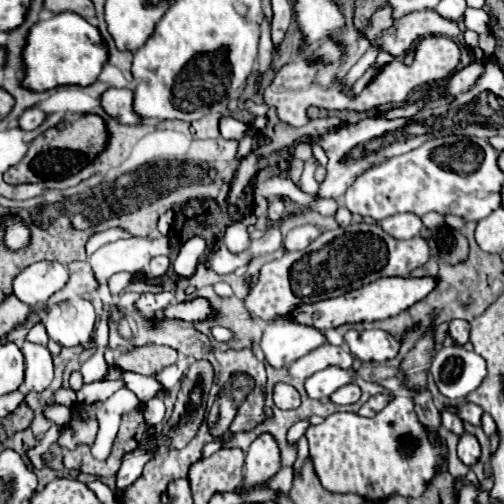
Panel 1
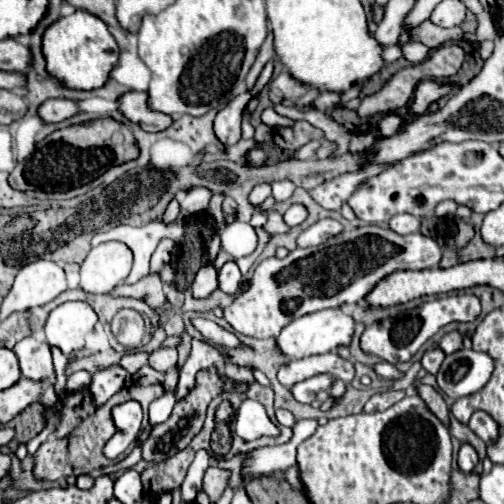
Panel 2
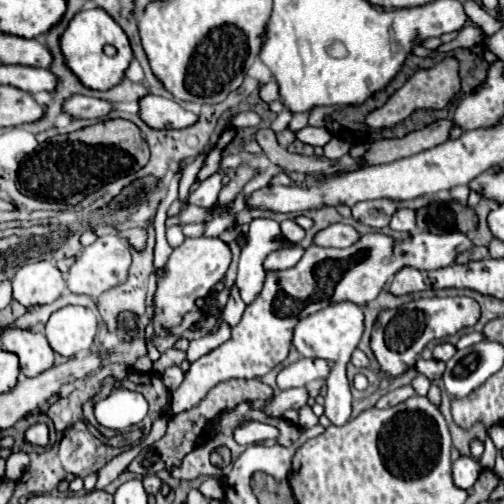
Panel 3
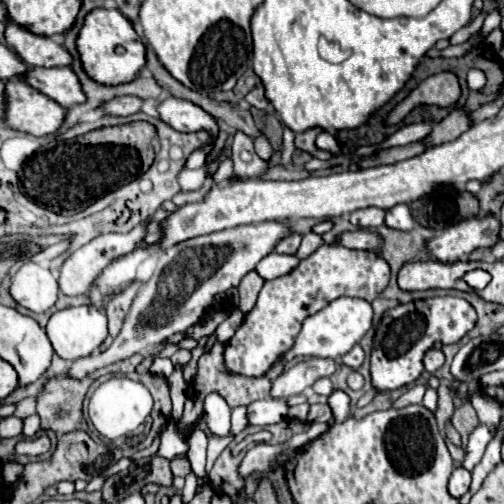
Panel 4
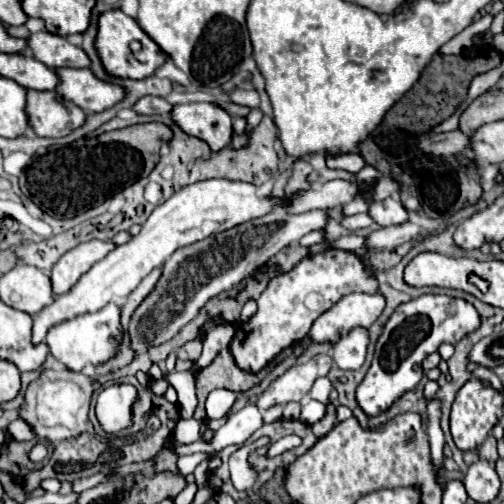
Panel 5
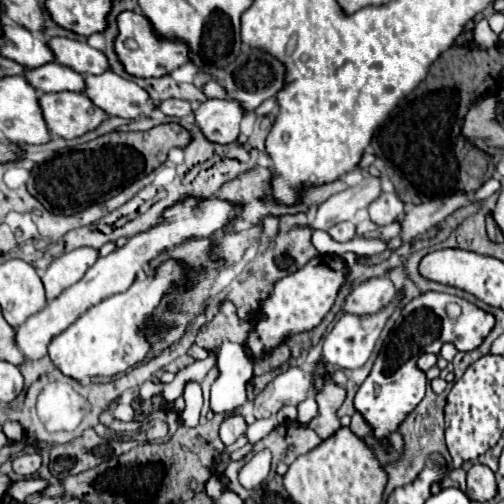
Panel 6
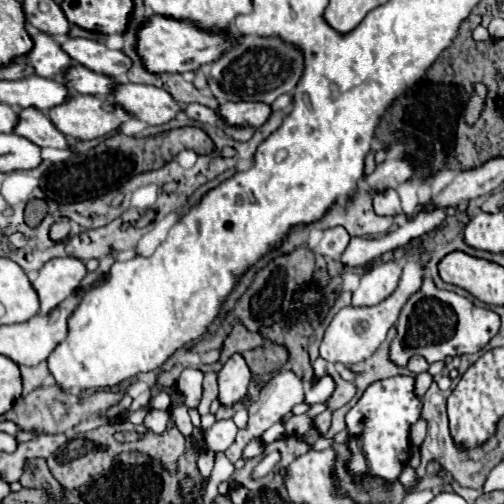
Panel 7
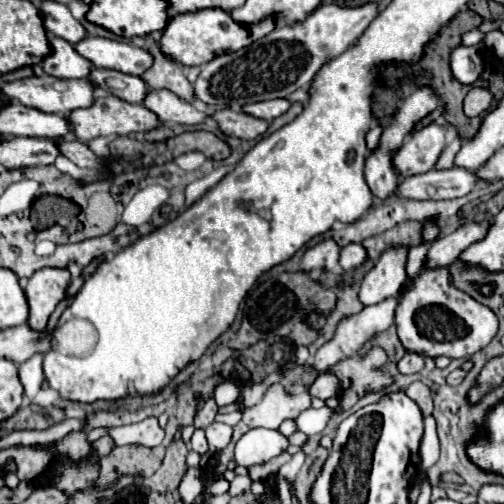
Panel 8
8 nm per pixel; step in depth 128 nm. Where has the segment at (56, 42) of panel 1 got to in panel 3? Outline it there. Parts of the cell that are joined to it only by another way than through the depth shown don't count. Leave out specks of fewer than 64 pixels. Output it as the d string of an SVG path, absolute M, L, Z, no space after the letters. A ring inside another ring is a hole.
M102 8L78 12L60 36L60 50L64 52L64 64L68 64L68 68L72 68L72 74L76 74L76 78L92 90L110 90L116 86L124 78L124 72L132 60L132 48L124 30ZM106 44L112 44L116 48L114 56L104 54Z

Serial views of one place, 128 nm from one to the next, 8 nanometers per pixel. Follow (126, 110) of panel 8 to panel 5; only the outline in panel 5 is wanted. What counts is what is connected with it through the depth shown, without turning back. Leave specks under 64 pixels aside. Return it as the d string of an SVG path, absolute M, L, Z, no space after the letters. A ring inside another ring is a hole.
M26 88L28 126L36 136L66 136L84 124L86 114L56 92L32 92Z

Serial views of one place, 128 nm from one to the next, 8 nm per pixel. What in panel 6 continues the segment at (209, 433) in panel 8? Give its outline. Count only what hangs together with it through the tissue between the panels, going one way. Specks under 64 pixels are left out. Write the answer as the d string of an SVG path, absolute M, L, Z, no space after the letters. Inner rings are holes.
M236 414L236 416L232 416L232 418L228 418L228 420L222 422L222 426L220 426L220 438L222 438L222 442L226 446L230 446L242 434L246 434L246 430L248 430L248 424L246 424L244 416L242 414Z

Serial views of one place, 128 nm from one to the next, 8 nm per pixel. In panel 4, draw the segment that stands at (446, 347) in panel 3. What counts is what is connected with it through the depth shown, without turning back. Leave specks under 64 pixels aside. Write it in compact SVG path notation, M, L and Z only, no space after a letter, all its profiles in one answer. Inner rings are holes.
M428 350L426 356L424 356L424 366L426 366L426 372L436 372L440 366L444 364L444 352L442 350Z

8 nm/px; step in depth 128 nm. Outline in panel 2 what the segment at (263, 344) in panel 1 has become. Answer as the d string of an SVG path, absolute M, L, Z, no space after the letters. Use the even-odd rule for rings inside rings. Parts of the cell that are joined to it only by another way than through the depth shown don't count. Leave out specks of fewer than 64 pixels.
M330 308L330 310L312 312L308 316L300 316L300 318L292 320L288 326L282 328L280 336L276 338L276 346L284 356L296 360L296 358L312 356L312 354L332 352L340 344L350 346L352 334L354 334L354 320L348 314L344 314L340 308Z

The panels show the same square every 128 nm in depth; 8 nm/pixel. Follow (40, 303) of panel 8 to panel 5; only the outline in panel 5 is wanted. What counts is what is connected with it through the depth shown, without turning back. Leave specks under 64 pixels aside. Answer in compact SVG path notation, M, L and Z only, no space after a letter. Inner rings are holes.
M90 240L68 250L52 268L54 294L66 294L82 274L86 274L98 260L102 260L116 244L112 240Z

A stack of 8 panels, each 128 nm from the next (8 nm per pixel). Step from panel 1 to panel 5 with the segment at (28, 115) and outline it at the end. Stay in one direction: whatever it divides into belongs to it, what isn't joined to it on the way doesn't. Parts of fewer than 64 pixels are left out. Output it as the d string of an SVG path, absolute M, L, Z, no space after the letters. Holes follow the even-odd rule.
M144 96L132 106L132 110L138 114L166 114L172 110L172 104L158 96Z

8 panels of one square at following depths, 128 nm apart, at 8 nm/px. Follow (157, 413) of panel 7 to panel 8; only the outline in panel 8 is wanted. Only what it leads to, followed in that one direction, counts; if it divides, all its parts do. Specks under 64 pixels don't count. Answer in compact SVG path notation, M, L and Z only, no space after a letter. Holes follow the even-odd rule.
M150 416L142 422L118 426L110 430L110 436L114 438L116 446L124 444L144 444L144 446L158 446L162 442L162 428L158 424L158 418Z

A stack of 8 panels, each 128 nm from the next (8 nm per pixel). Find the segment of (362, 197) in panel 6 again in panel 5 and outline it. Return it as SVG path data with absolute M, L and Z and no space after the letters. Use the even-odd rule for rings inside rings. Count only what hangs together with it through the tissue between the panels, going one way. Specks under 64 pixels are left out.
M274 210L262 218L244 222L228 232L208 236L196 244L178 248L164 264L162 274L152 288L152 292L134 310L128 326L130 348L138 356L148 346L158 346L174 338L190 320L194 320L200 308L220 292L226 292L248 278L256 268L264 266L276 252L288 244L296 244L304 234L320 230L328 220L326 210L312 210L304 214L288 214L284 210Z

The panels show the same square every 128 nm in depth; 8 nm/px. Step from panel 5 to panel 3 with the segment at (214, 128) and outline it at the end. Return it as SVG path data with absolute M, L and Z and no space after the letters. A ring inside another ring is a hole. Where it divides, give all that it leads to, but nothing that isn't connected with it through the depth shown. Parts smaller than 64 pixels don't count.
M148 94L148 96L140 98L138 106L140 106L140 118L154 130L186 128L186 126L192 126L198 120L198 116L194 112L184 110L172 98Z

